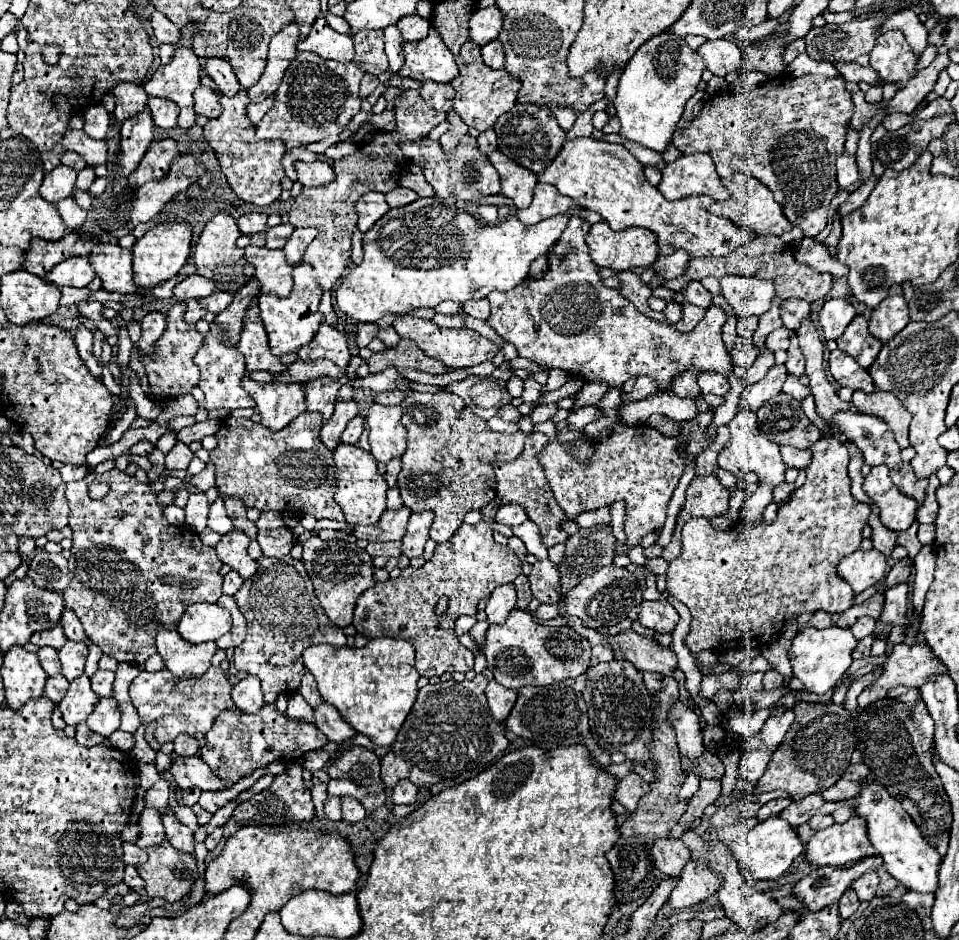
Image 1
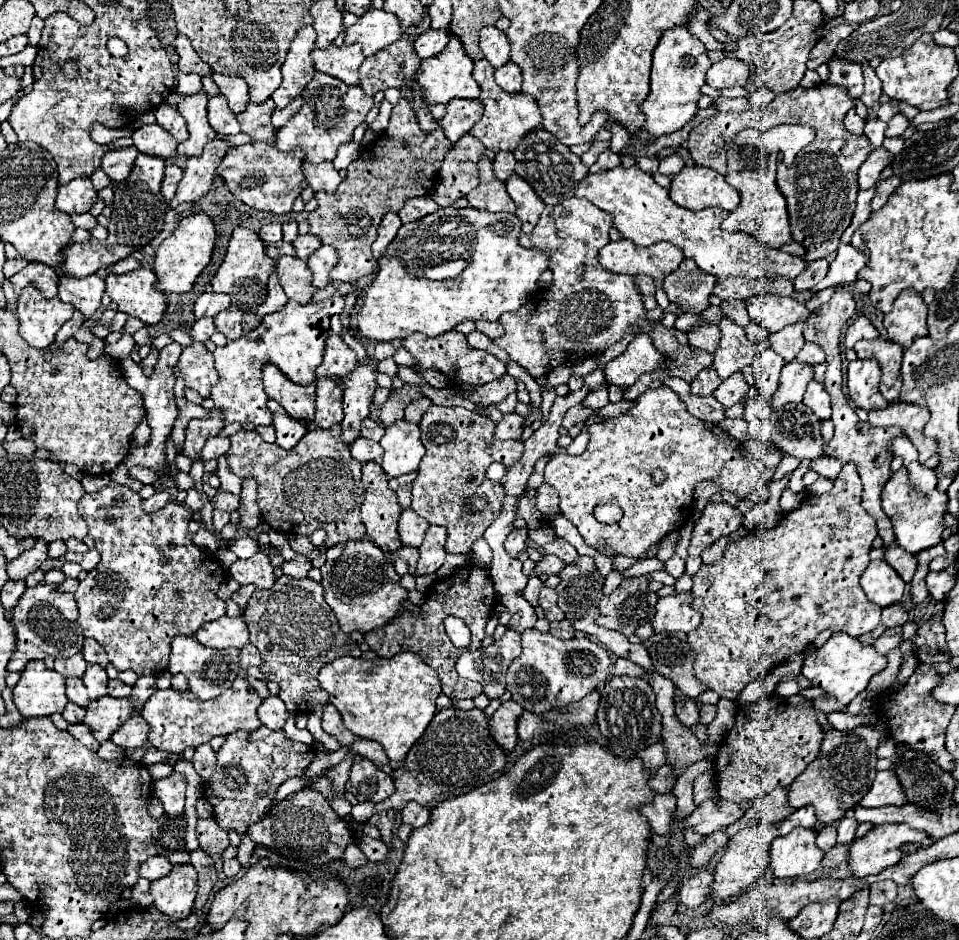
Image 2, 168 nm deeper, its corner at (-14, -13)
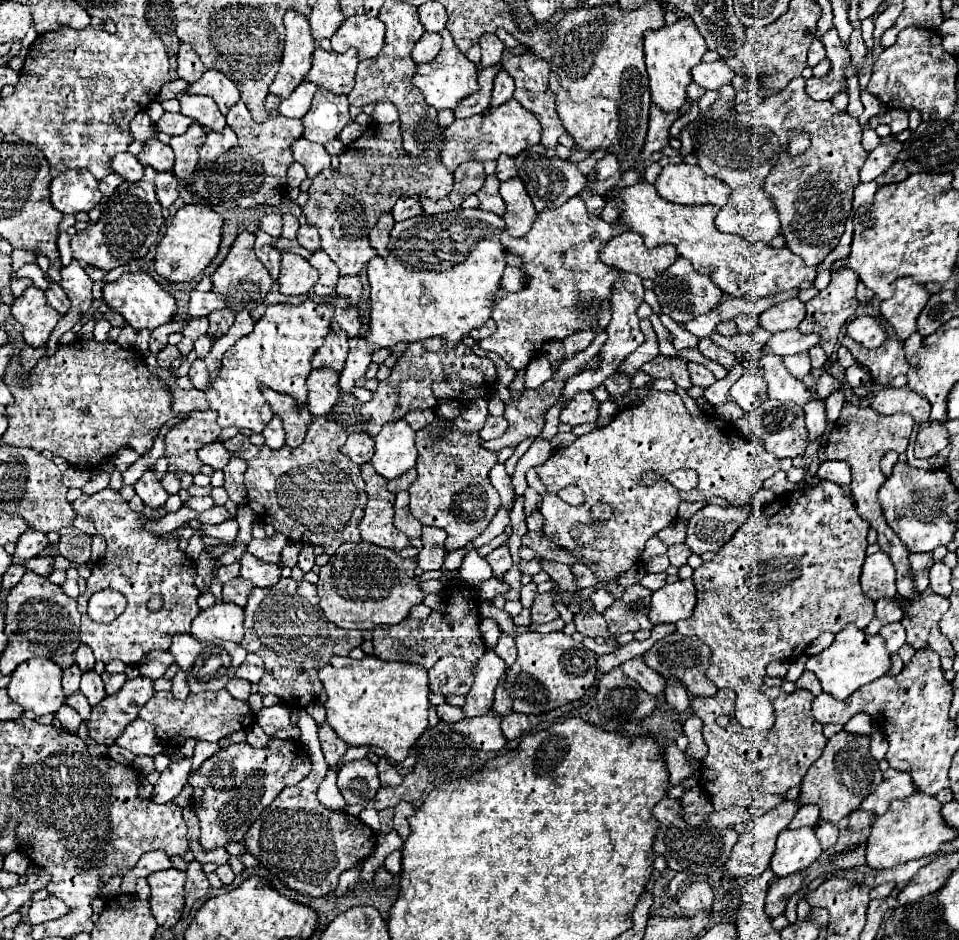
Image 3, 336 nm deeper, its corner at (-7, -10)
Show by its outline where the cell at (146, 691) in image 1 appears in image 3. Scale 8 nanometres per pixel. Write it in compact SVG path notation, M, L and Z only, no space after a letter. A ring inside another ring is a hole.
M226 689L220 691L206 691L198 695L188 695L184 701L174 699L172 693L158 691L142 709L140 719L152 723L156 727L156 735L162 739L162 743L178 747L186 739L206 739L206 741L220 741L222 737L244 731L254 723L254 713L246 701L234 699Z

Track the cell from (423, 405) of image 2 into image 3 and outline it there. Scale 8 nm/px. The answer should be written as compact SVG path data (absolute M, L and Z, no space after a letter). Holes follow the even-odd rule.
M414 411L412 415L406 415L406 423L414 429L414 431L420 431L422 427L426 427L428 423L432 423L436 417L434 411Z

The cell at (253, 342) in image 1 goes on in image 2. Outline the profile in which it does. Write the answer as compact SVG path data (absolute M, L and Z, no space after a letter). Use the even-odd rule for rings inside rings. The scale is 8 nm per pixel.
M263 366L263 384L269 398L277 400L293 418L305 420L307 424L313 422L315 414L315 382L311 384L295 384L289 382L287 376L275 366Z

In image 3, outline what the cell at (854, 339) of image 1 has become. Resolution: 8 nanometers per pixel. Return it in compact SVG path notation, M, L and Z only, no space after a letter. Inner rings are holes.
M850 337L842 339L842 345L850 349L854 359L868 369L870 377L878 385L890 385L896 375L908 373L908 361L904 355L904 347L898 339L888 339L878 349L866 349Z

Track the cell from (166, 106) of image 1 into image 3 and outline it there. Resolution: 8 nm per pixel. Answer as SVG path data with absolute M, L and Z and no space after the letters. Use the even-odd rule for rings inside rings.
M164 113L162 119L156 123L156 127L160 133L174 137L174 135L184 135L192 123L194 119L188 119L182 113Z

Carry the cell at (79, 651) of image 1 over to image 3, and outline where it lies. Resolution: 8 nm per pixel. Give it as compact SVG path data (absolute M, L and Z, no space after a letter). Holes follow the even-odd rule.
M88 671L82 675L82 683L80 683L80 691L84 693L84 697L88 699L88 703L94 707L98 705L104 697L106 697L106 691L104 691L104 683L100 679L98 673L94 671Z

